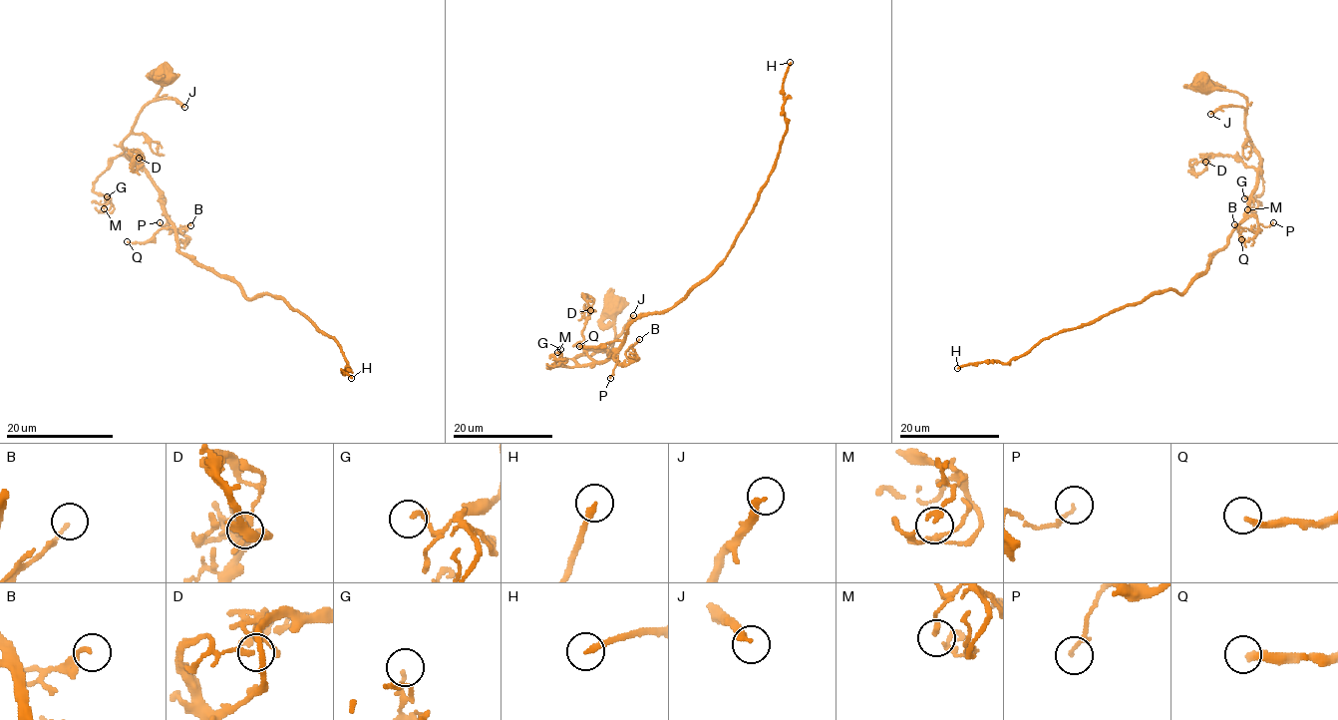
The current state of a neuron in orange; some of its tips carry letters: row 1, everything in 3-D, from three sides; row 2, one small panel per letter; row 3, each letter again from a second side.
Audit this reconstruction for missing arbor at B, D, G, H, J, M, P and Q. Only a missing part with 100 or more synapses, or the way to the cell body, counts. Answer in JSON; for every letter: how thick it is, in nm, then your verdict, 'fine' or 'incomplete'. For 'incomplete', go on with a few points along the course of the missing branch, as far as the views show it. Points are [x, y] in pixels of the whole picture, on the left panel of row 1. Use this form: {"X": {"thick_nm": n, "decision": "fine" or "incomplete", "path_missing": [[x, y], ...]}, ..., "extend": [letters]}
{"B": {"thick_nm": 160, "decision": "fine"}, "D": {"thick_nm": 140, "decision": "fine"}, "G": {"thick_nm": 190, "decision": "fine"}, "H": {"thick_nm": 200, "decision": "incomplete"}, "J": {"thick_nm": 260, "decision": "fine"}, "M": {"thick_nm": 200, "decision": "fine"}, "P": {"thick_nm": 110, "decision": "fine"}, "Q": {"thick_nm": 240, "decision": "fine"}, "extend": ["H"]}

